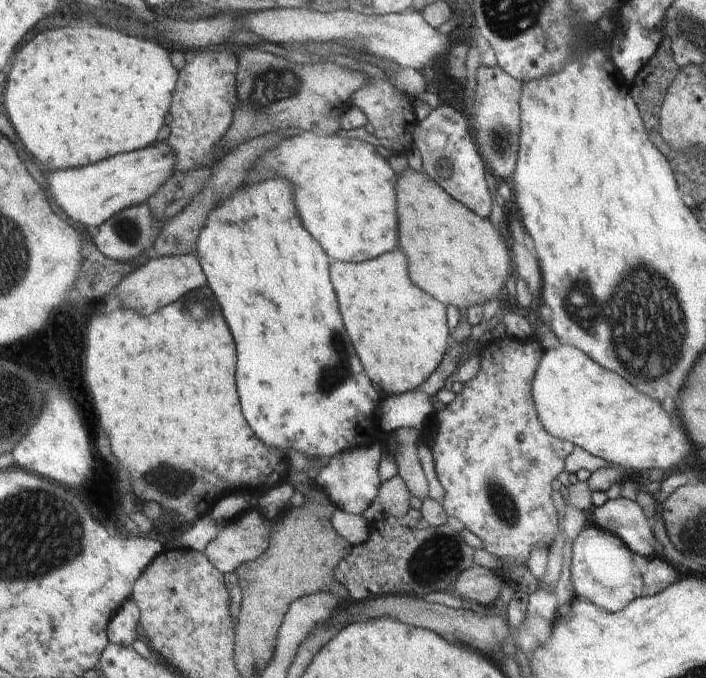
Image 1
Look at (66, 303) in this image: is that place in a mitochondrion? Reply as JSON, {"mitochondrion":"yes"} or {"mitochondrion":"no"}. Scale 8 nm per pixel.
{"mitochondrion":"no"}

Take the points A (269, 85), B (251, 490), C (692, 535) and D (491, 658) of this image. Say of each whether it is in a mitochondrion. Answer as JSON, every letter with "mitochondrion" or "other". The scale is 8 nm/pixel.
{"A":"mitochondrion","B":"other","C":"mitochondrion","D":"other"}

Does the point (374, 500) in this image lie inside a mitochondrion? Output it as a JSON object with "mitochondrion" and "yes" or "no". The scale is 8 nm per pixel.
{"mitochondrion":"no"}

